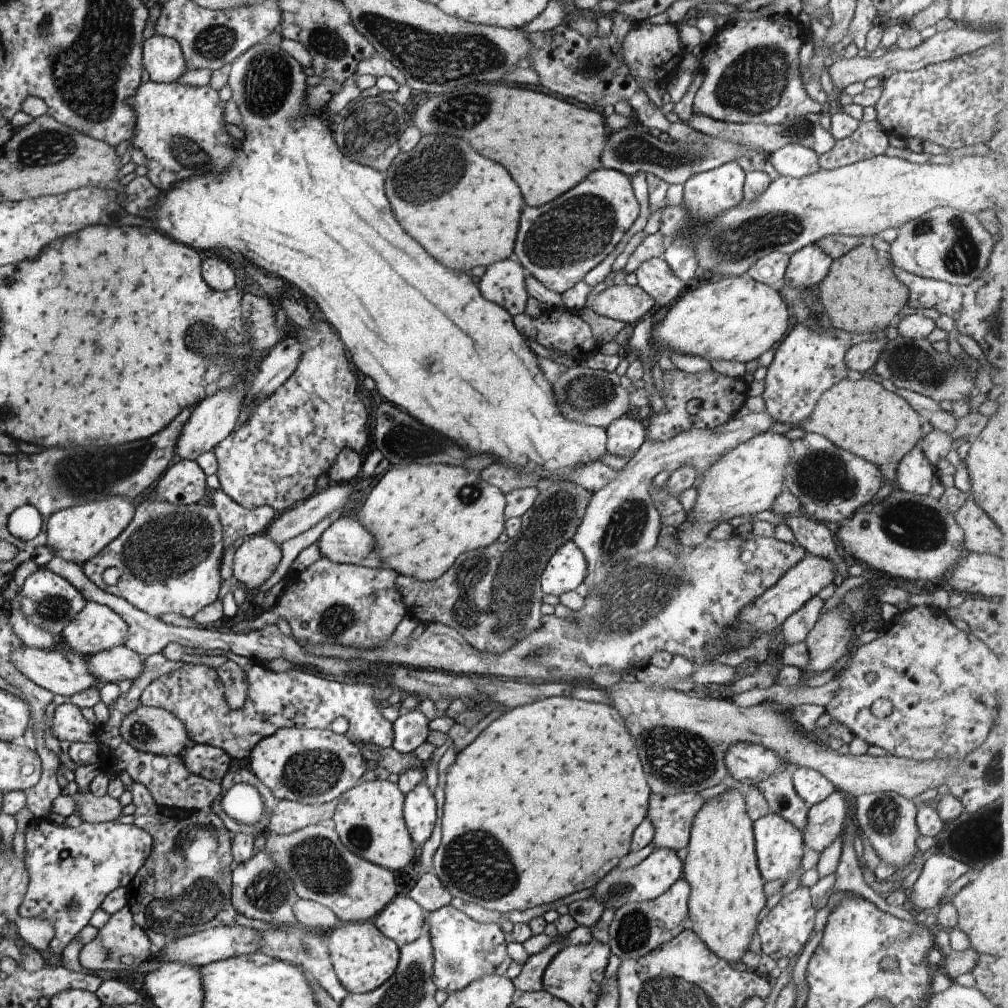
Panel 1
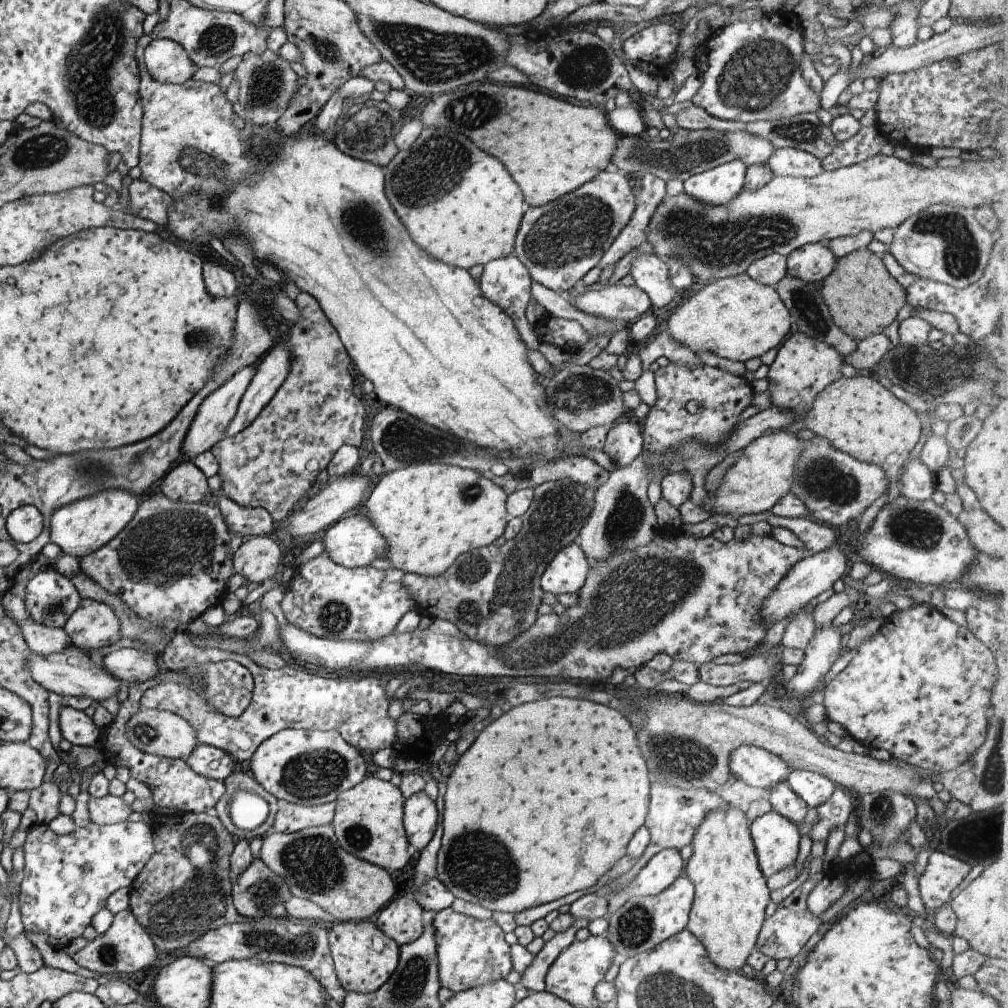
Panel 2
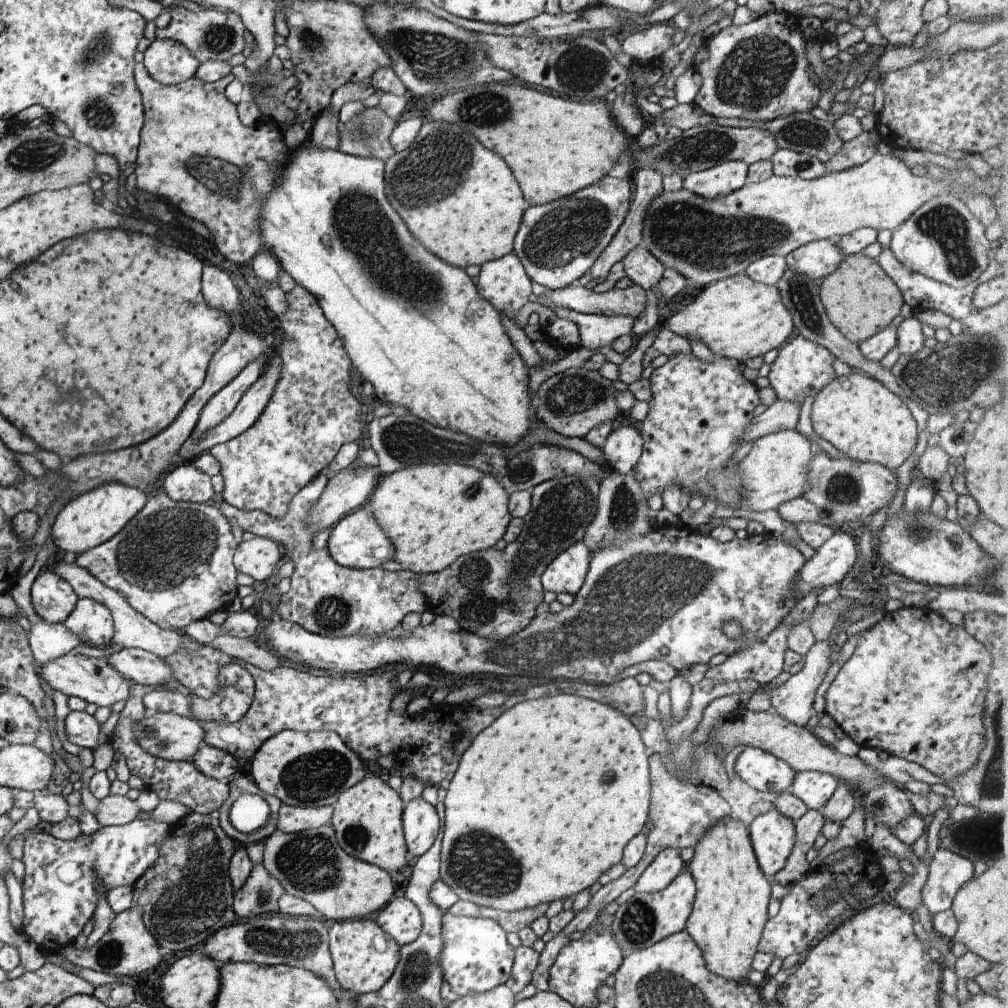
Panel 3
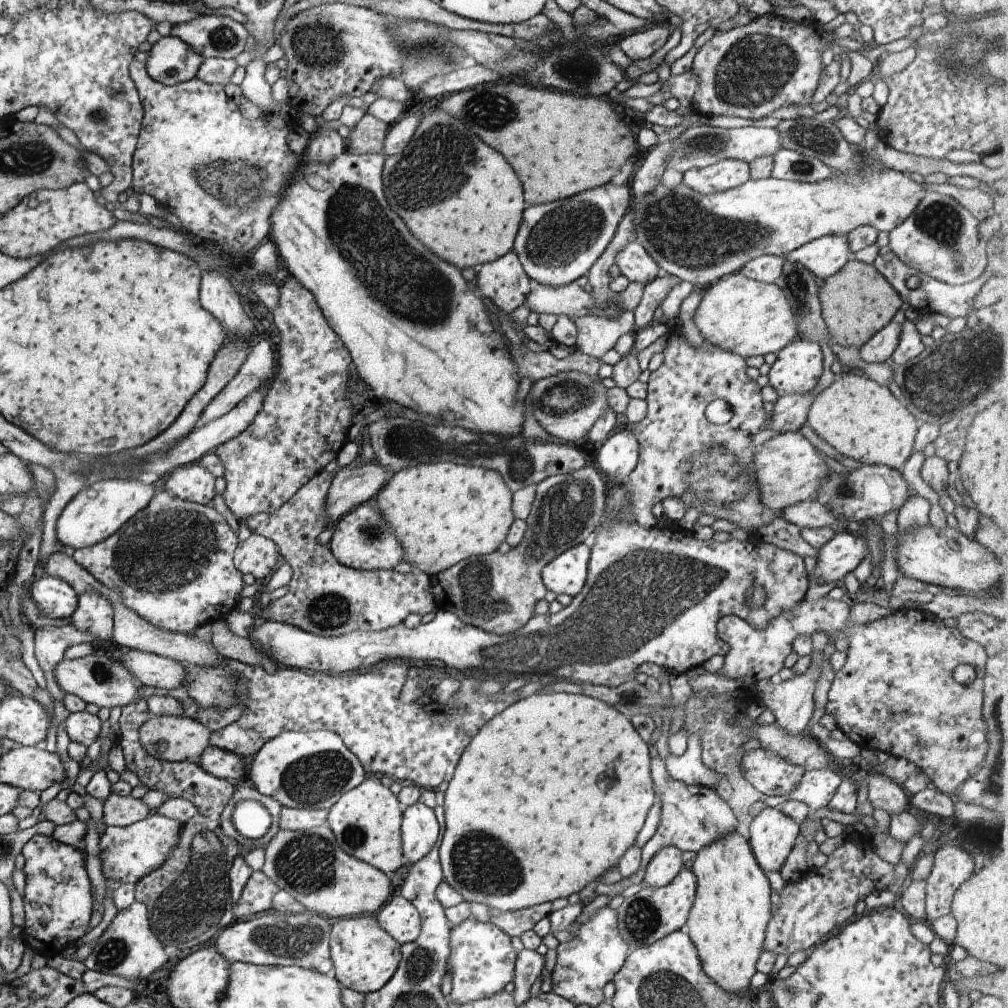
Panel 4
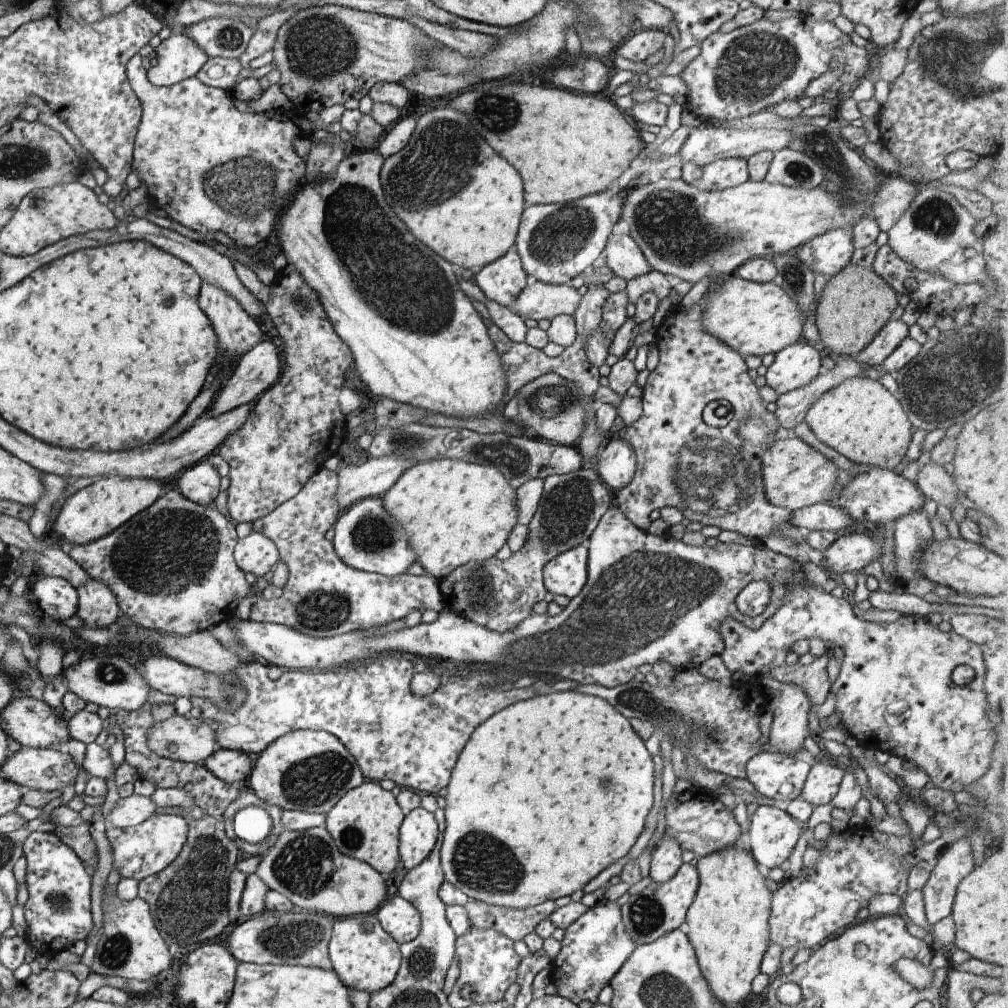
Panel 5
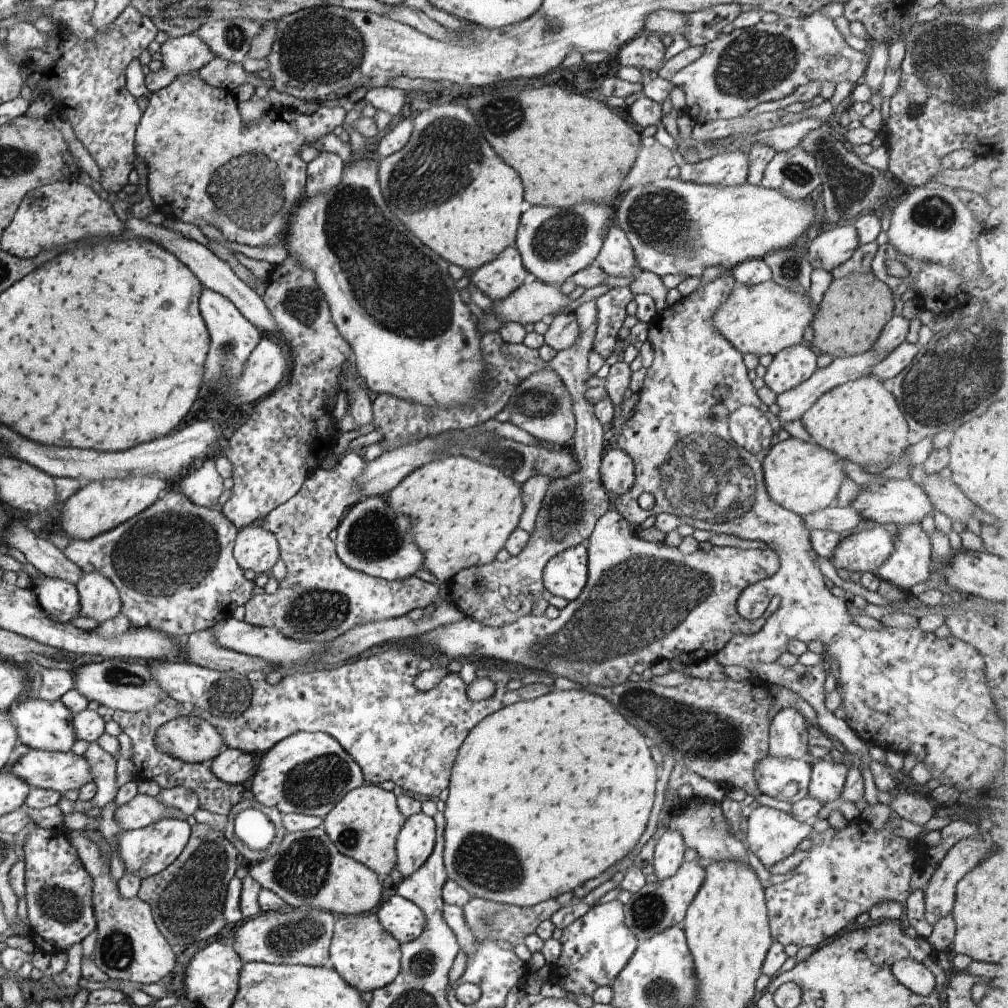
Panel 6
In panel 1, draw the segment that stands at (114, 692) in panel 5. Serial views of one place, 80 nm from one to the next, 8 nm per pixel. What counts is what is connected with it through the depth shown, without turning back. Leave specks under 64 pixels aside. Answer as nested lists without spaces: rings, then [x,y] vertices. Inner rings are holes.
[[[22,645],[12,654],[12,662],[24,676],[34,681],[38,686],[53,692],[53,694],[71,697],[73,694],[85,691],[96,684],[102,686],[92,672],[90,672],[88,659],[71,648],[68,648],[68,652],[62,652],[58,648],[54,648],[54,650],[51,648],[37,649]]]

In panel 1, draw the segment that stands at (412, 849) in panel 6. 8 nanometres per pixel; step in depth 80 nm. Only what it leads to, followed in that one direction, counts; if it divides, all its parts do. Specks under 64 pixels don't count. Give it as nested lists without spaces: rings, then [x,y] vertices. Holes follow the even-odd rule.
[[[426,778],[405,794],[403,817],[413,841],[423,845],[430,838],[436,819],[440,819],[434,793],[430,791]]]

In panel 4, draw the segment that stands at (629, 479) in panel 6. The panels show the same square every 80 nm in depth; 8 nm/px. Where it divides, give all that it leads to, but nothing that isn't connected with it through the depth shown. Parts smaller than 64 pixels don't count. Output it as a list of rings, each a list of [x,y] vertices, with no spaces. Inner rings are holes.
[[[627,429],[616,432],[608,437],[606,441],[597,447],[598,472],[606,478],[608,484],[618,484],[625,482],[630,473],[637,465],[639,457],[639,442],[632,430]]]

